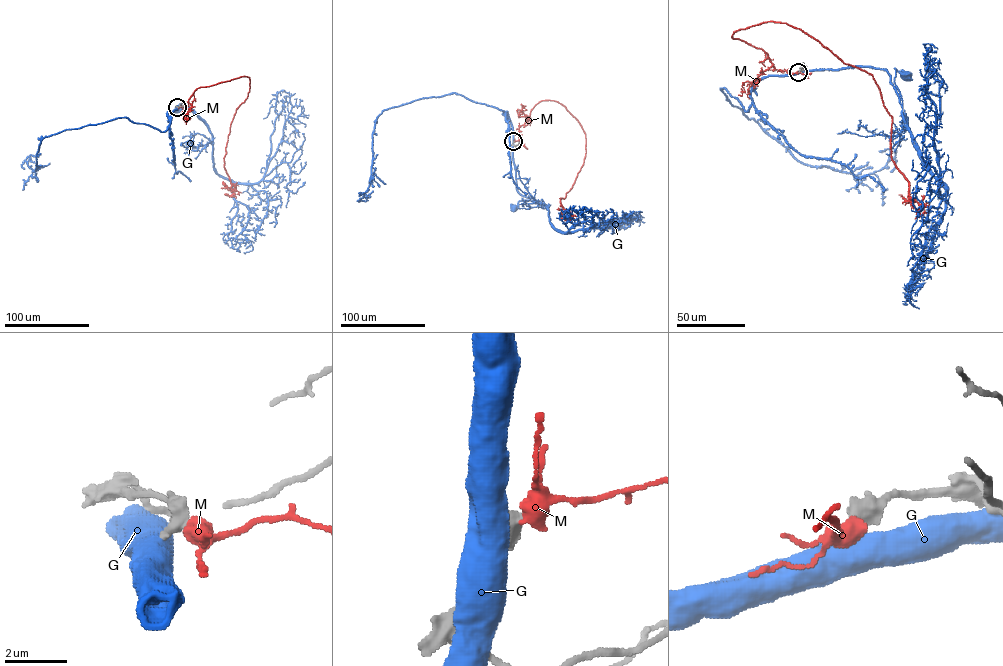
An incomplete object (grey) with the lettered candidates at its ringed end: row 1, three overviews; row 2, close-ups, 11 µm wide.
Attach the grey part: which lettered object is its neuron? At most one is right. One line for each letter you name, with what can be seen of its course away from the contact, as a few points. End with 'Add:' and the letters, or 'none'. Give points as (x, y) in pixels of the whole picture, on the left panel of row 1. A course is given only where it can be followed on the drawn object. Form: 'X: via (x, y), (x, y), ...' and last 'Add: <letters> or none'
Add: none

